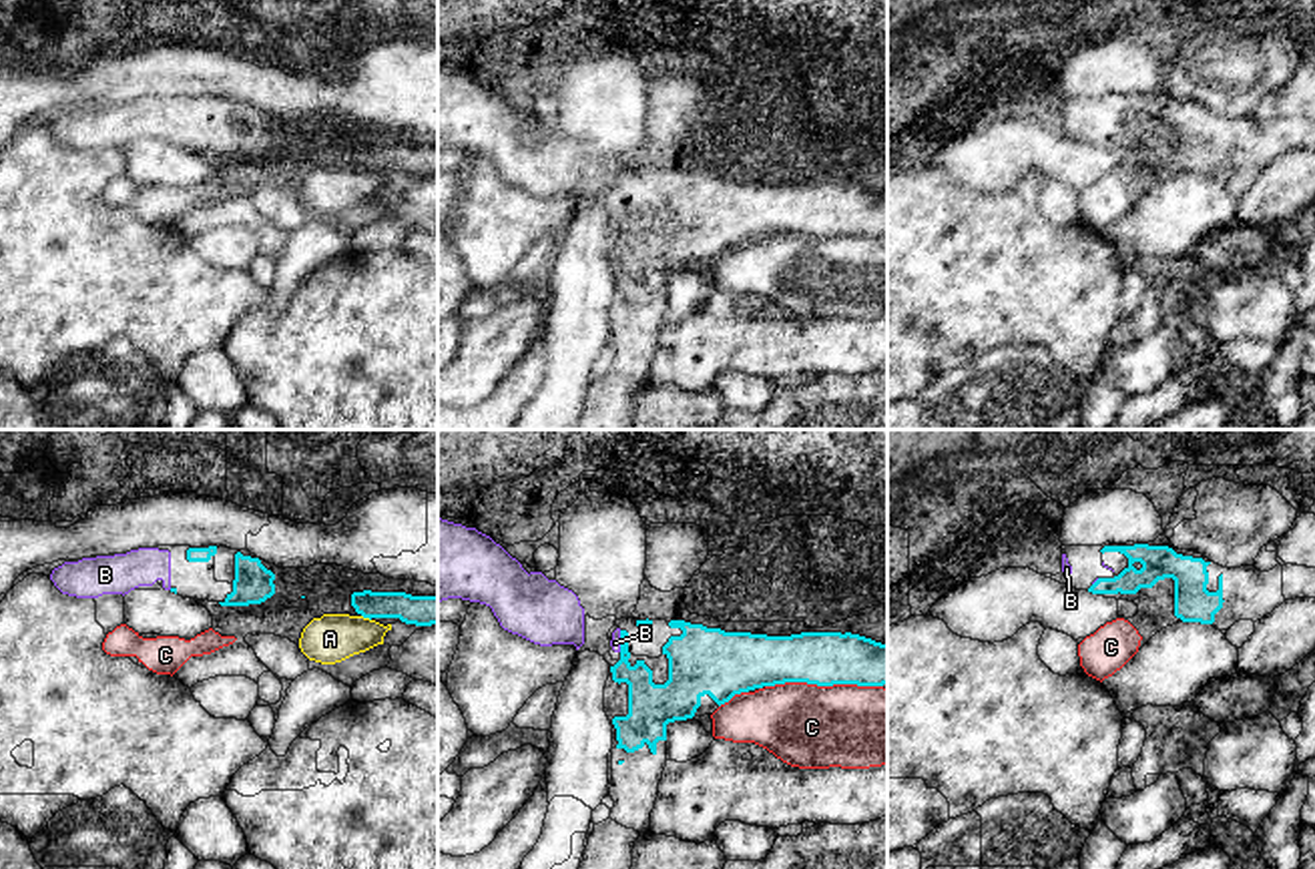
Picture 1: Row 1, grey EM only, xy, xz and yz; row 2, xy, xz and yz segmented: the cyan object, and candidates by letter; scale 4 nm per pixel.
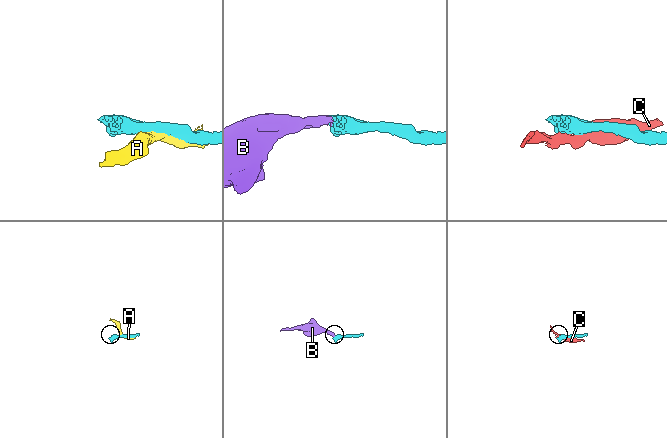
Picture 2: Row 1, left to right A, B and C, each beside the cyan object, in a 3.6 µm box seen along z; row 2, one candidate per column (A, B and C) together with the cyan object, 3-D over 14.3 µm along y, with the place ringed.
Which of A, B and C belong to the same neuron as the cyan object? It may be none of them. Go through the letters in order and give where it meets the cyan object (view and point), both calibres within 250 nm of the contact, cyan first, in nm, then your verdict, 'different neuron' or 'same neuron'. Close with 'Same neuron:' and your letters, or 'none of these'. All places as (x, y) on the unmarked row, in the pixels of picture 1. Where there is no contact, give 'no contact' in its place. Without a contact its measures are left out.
A: meets cyan in xy at (366, 167); 130 nm thick on the cyan side, 190 nm on the other; different neuron
B: meets cyan in xz at (621, 191); 140 nm thick on the cyan side, 50 nm on the other; same neuron
C: meets cyan in xz at (824, 235); 220 nm thick on the cyan side, 340 nm on the other; different neuron
Same neuron: B

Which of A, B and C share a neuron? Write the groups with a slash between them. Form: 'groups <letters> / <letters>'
groups A / B / C

